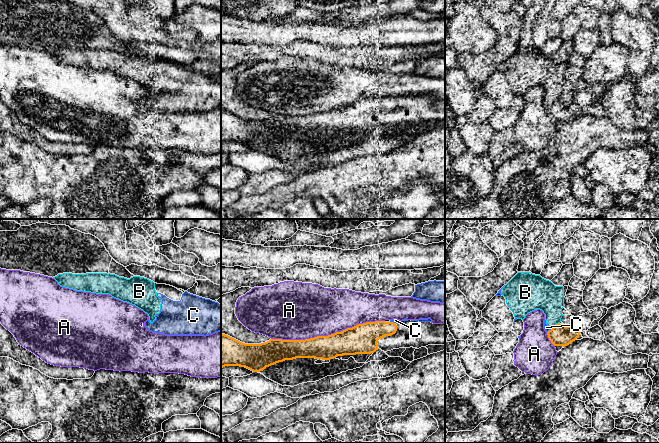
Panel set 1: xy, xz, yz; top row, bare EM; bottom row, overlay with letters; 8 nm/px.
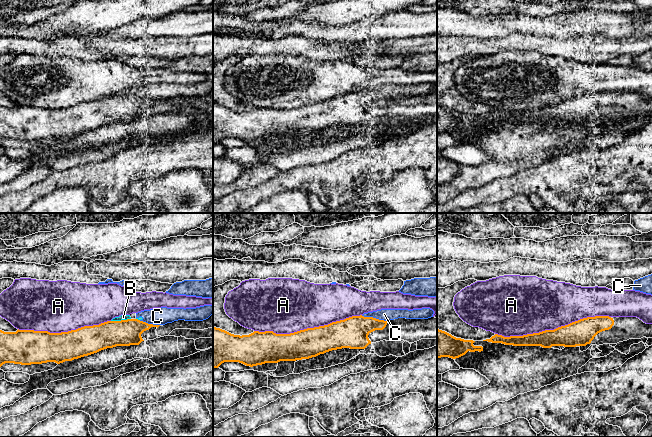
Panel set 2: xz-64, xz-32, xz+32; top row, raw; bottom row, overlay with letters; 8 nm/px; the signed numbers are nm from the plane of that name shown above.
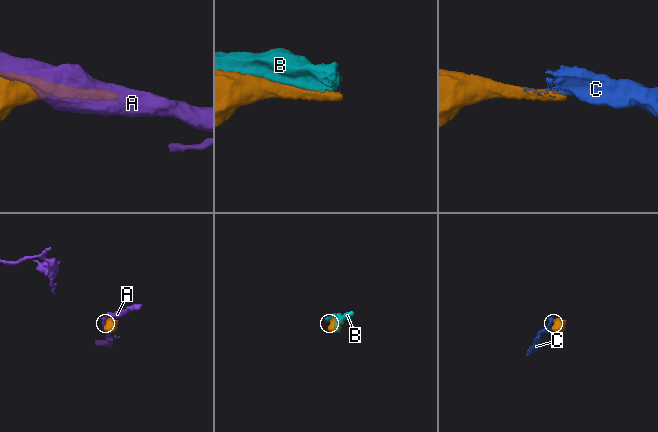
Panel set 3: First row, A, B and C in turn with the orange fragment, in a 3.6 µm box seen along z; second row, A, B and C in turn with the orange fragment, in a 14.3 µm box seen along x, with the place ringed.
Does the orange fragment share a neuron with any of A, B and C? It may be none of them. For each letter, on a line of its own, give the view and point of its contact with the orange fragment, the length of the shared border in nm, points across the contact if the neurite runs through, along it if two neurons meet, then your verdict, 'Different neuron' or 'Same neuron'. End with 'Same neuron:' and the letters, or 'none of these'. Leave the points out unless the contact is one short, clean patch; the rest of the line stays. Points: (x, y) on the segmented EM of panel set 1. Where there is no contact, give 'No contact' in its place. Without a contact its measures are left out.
A: Touches orange at xz (328, 335). Shared border 900 nm. Different neuron
B: Touches orange at yz (556, 324). Shared border 90 nm. Different neuron
C: Touches orange at yz (549, 330). Shared border 50 nm. Different neuron
Same neuron: none of these

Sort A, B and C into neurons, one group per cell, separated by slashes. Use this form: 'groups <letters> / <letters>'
groups A / B C

